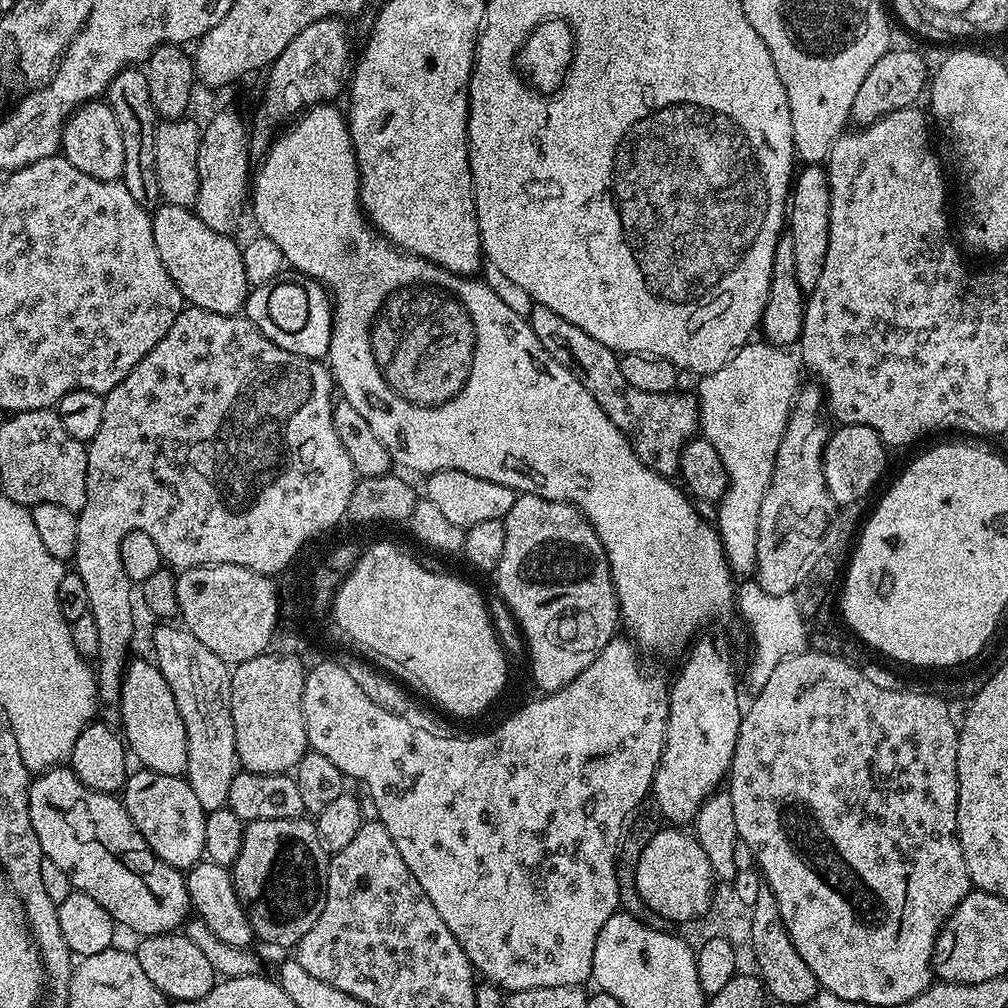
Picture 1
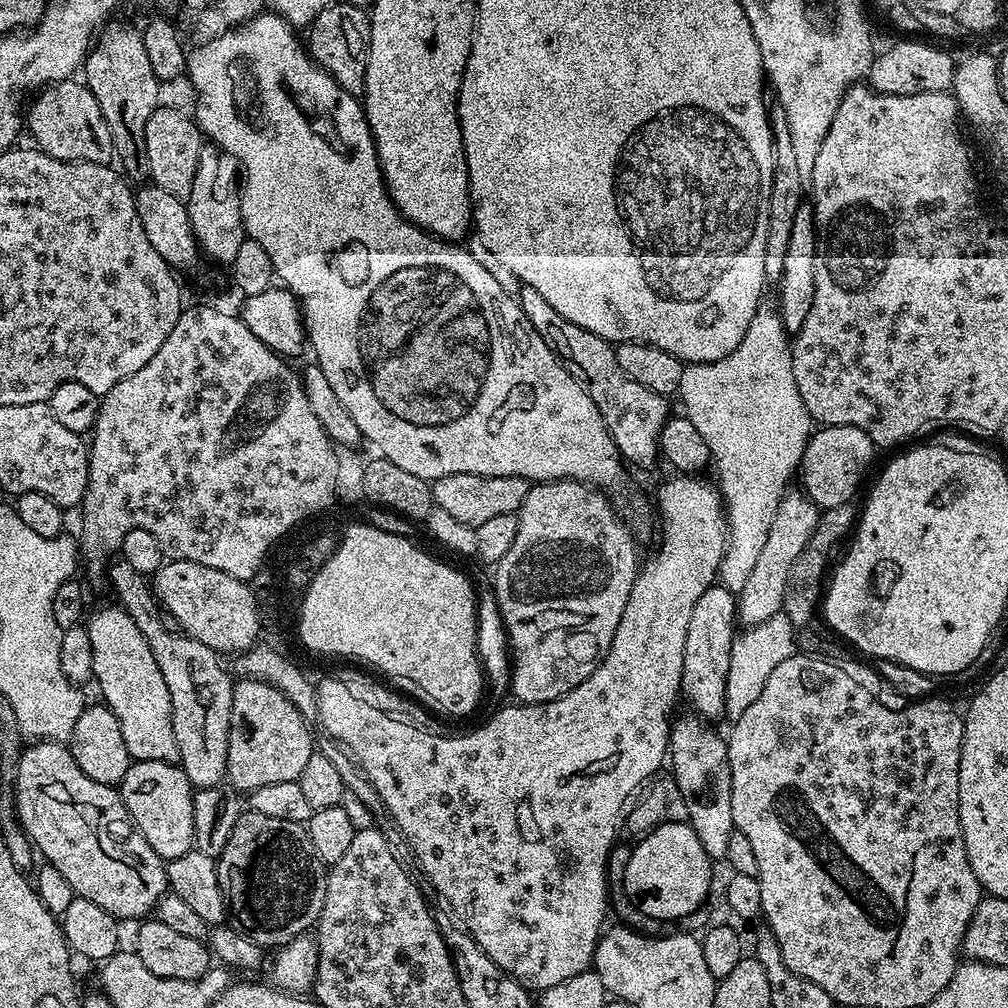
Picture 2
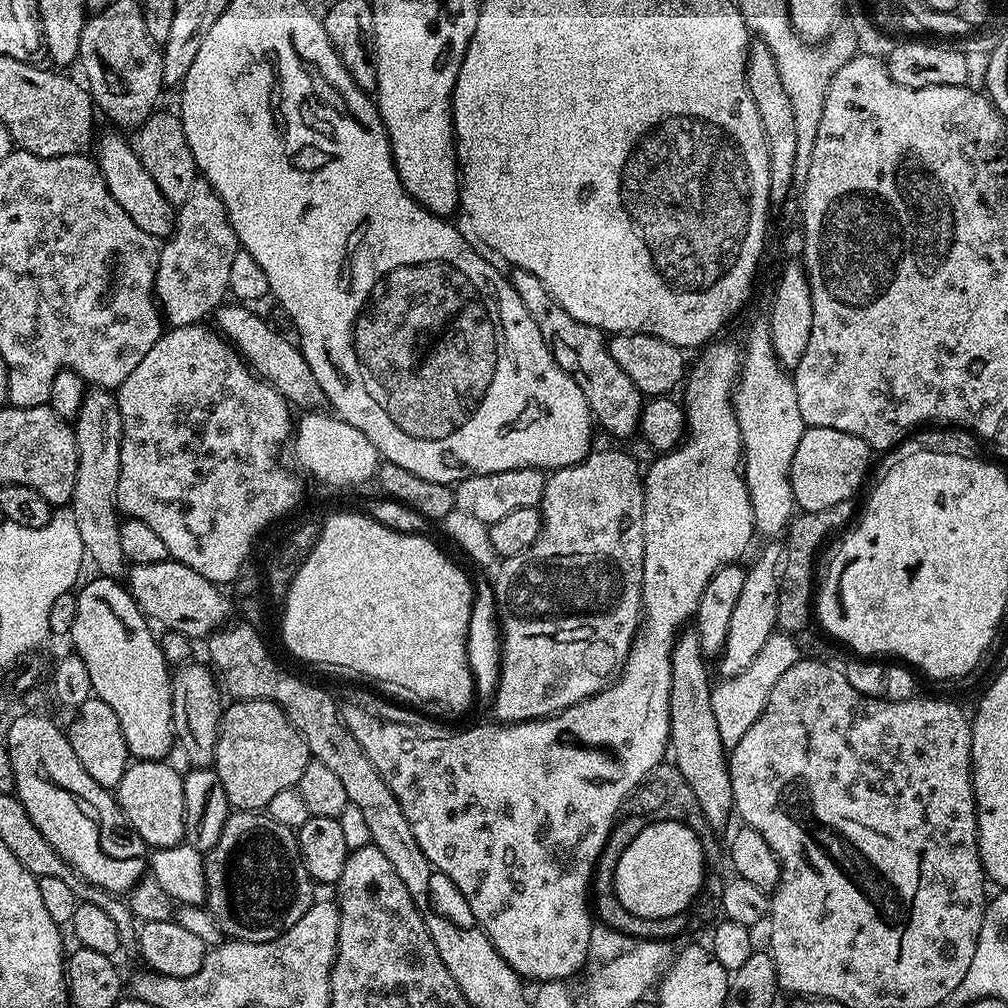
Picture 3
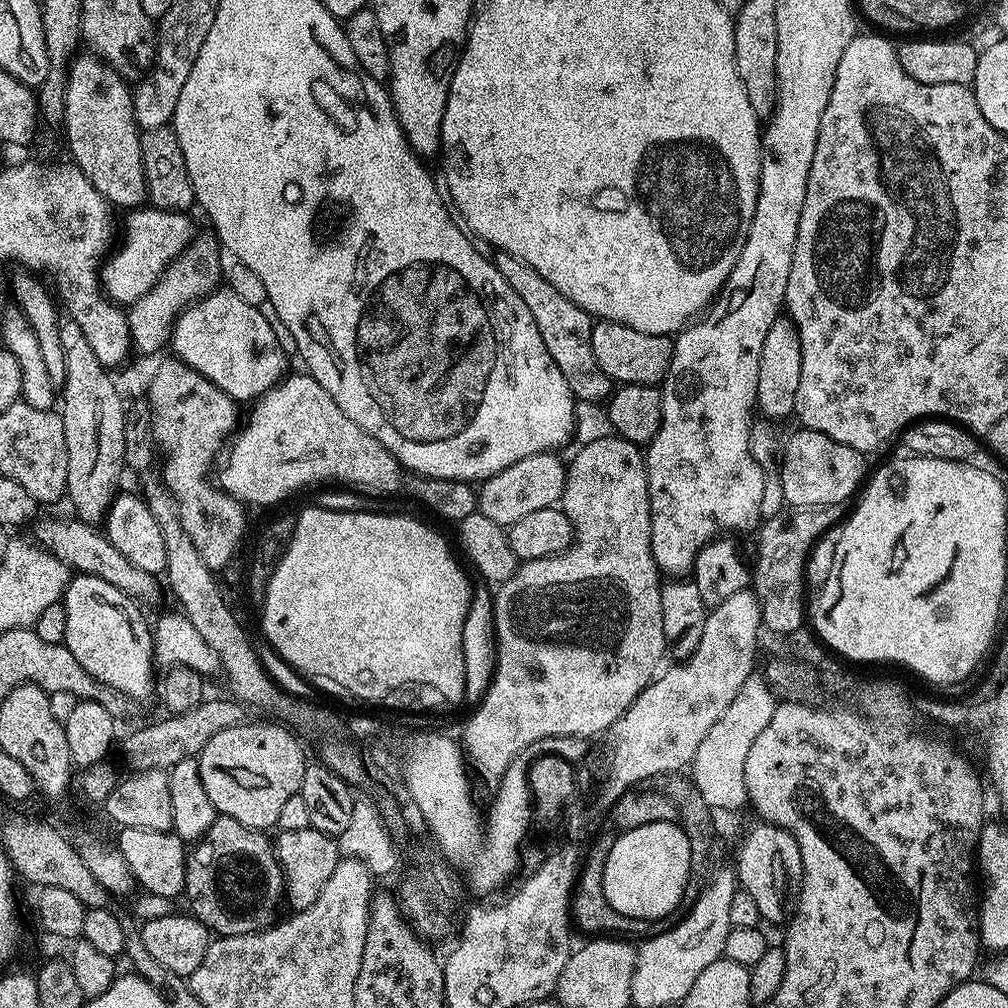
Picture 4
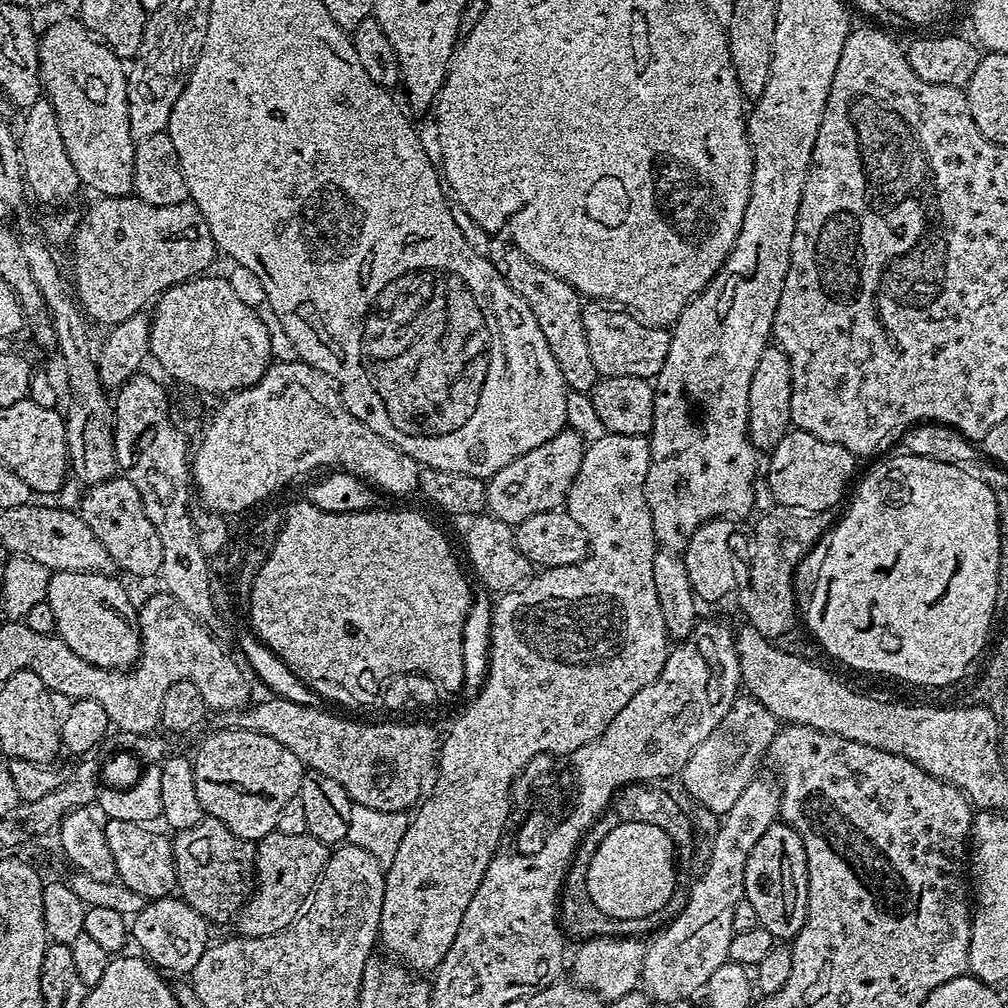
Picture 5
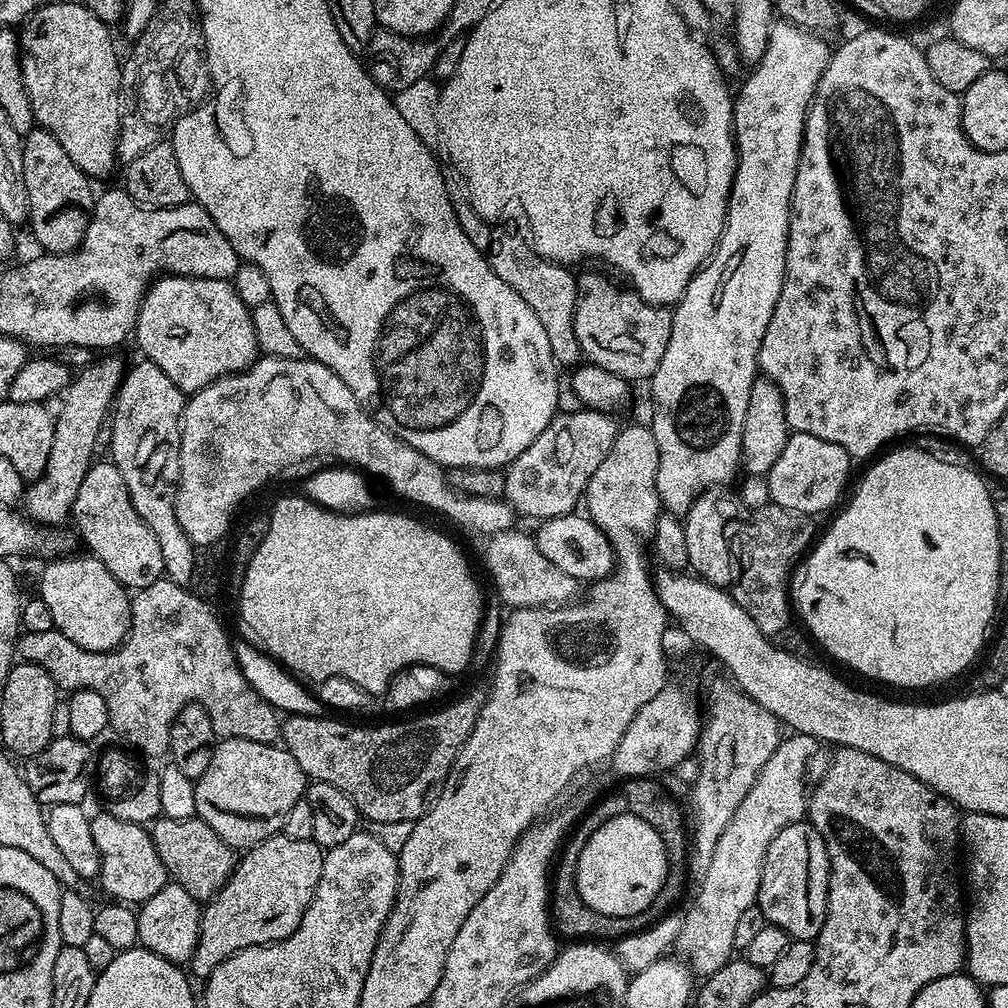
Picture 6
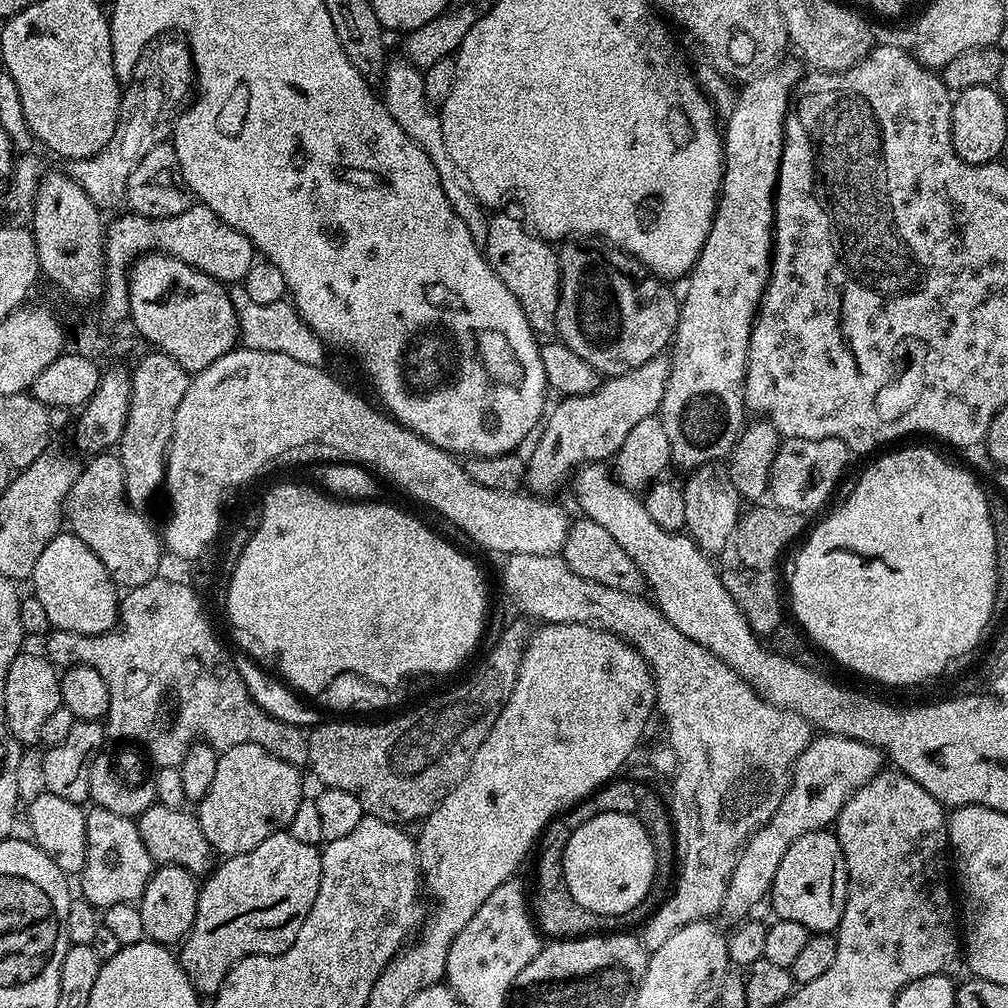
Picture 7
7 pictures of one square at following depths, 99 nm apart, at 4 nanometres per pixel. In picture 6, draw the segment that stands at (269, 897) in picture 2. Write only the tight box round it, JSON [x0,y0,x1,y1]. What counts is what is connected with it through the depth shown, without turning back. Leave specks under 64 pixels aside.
[150,818,237,902]

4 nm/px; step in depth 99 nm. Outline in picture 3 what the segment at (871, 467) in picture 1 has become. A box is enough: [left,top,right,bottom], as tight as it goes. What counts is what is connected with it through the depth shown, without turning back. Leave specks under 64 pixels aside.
[790,427,873,512]

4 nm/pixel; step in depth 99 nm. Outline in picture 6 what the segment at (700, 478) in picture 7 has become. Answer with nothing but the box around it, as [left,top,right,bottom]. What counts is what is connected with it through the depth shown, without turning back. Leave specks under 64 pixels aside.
[682,486,742,590]

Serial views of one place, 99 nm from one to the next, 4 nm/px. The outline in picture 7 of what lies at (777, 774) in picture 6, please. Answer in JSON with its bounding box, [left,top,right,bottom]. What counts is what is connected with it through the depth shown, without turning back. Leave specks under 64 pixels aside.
[723,734,886,918]

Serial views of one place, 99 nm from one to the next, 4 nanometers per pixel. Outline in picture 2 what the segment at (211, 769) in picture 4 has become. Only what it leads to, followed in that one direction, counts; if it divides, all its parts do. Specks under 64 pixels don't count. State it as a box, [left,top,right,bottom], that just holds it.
[227,678,314,794]

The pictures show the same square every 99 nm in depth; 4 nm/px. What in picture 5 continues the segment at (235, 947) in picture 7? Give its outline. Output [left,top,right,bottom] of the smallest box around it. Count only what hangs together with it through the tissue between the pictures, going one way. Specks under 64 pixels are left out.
[234,832,330,936]

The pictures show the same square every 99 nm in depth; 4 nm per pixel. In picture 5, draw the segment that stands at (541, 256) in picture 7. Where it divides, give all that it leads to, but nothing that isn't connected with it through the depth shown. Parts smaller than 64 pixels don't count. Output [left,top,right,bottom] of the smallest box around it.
[486,238,598,393]

